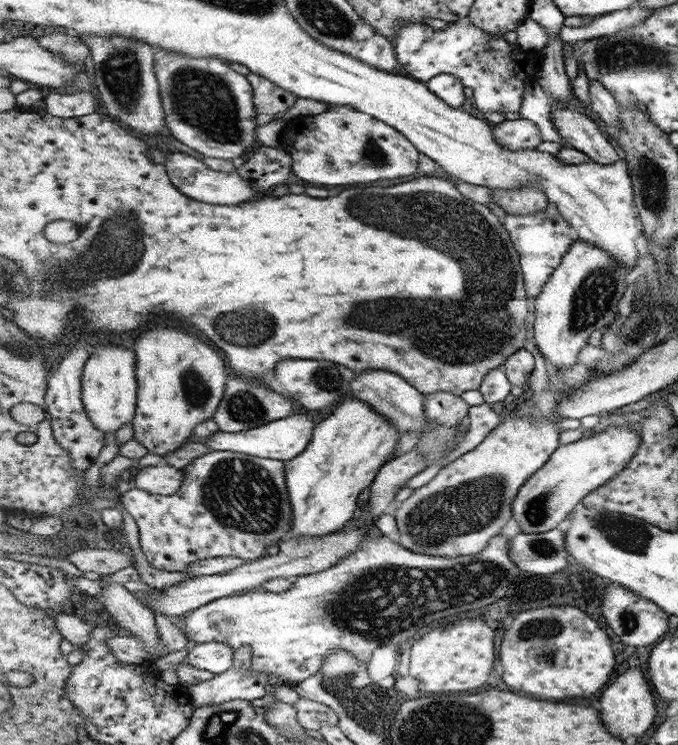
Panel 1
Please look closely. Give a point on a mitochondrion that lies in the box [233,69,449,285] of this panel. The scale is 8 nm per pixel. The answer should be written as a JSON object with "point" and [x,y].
{"point":[375,155]}

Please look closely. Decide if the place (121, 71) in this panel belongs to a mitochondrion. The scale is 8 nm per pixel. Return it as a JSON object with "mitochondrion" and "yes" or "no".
{"mitochondrion":"yes"}

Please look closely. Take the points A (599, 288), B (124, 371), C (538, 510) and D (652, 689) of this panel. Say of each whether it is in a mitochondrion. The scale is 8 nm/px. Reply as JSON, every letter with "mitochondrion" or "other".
{"A":"mitochondrion","B":"other","C":"mitochondrion","D":"other"}

